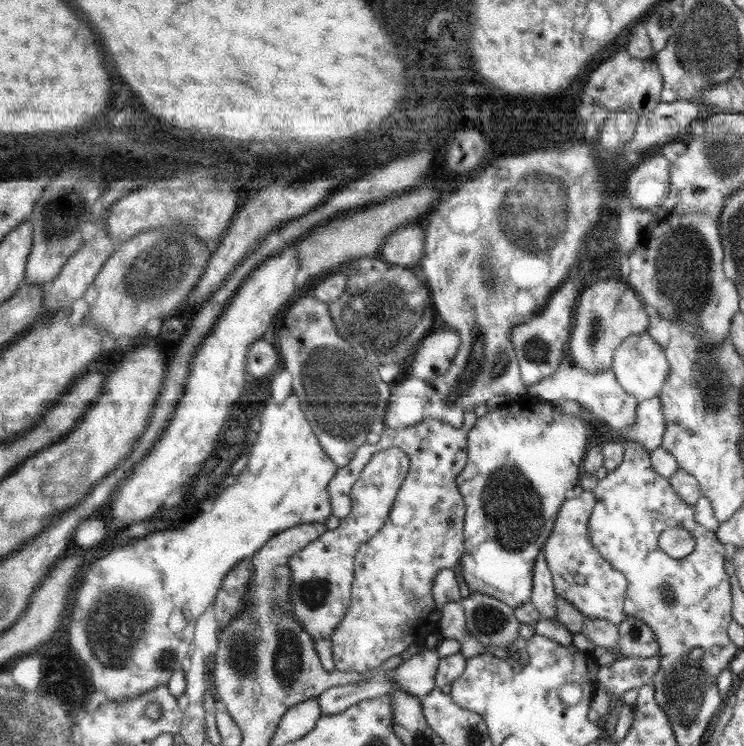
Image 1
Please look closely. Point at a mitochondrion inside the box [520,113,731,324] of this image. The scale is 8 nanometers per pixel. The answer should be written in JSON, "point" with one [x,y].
{"point":[683,262]}

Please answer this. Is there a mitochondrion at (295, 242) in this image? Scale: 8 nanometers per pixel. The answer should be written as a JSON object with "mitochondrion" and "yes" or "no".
{"mitochondrion":"no"}

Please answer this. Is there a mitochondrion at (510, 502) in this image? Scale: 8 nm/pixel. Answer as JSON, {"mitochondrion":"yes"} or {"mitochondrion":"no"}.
{"mitochondrion":"yes"}

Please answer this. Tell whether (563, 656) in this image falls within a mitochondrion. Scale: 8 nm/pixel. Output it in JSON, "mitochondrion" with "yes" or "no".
{"mitochondrion":"no"}

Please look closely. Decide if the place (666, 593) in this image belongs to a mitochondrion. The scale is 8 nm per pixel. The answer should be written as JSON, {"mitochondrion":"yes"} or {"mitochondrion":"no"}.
{"mitochondrion":"yes"}

